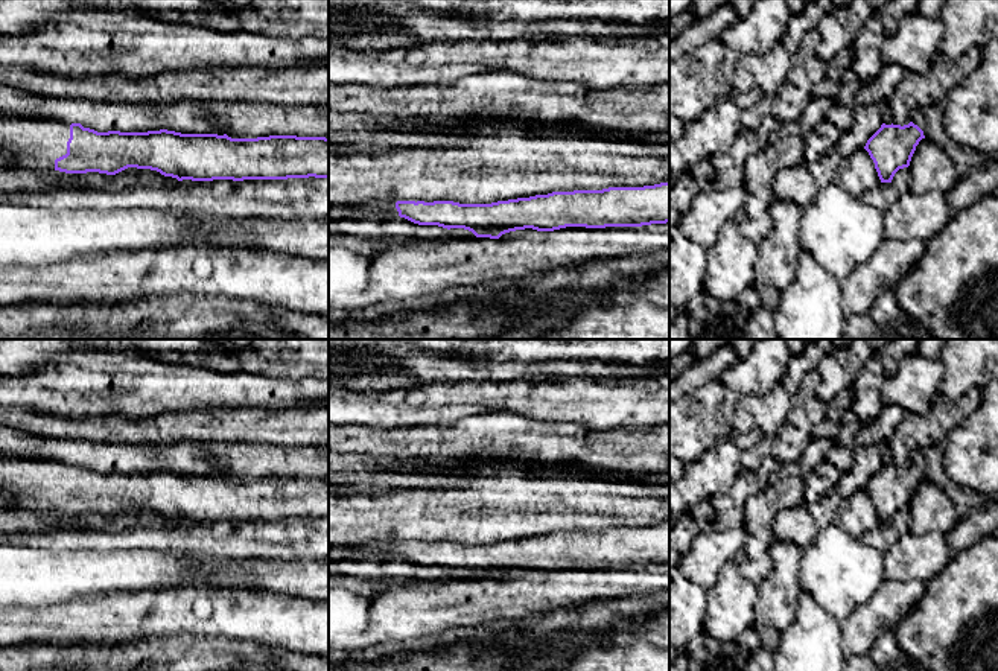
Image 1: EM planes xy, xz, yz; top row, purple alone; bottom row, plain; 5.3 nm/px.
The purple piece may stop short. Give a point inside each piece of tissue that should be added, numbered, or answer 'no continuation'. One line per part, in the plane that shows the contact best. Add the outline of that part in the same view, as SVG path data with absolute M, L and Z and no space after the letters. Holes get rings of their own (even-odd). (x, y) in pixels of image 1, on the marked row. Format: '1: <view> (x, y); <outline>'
1: xy (23, 140); M0 114L0 164L32 163L55 169L55 160L67 154L68 138L68 123Z

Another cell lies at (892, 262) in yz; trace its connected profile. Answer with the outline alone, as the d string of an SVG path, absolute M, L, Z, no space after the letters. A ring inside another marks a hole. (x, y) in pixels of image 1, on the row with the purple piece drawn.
M884 239L867 262L840 281L846 316L866 313L881 292L899 286L922 259L925 248L917 239Z

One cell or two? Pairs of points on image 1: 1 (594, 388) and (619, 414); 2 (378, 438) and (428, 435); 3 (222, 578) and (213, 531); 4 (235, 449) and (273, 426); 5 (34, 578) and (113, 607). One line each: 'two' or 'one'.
1: one
2: one
3: two
4: two
5: two

